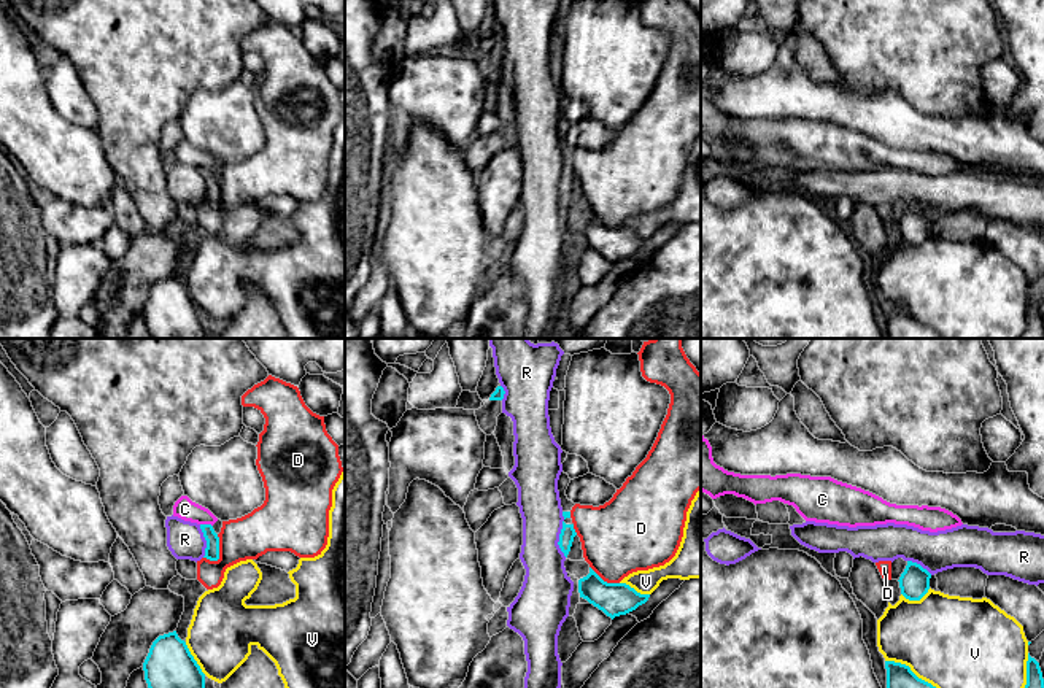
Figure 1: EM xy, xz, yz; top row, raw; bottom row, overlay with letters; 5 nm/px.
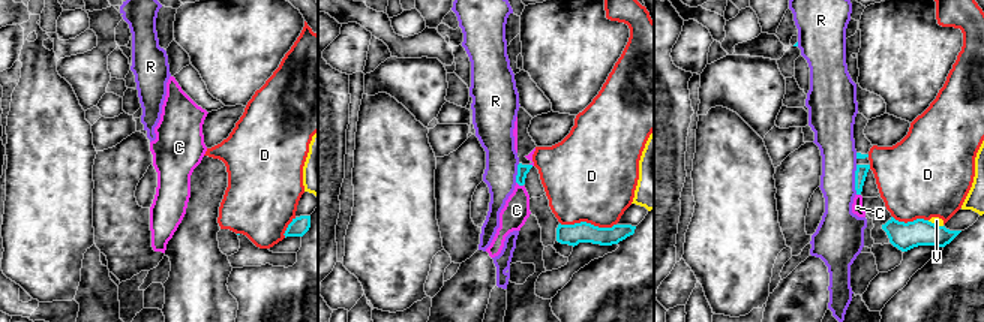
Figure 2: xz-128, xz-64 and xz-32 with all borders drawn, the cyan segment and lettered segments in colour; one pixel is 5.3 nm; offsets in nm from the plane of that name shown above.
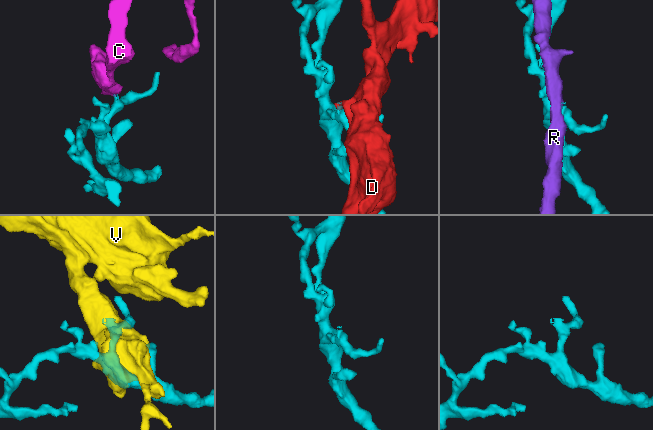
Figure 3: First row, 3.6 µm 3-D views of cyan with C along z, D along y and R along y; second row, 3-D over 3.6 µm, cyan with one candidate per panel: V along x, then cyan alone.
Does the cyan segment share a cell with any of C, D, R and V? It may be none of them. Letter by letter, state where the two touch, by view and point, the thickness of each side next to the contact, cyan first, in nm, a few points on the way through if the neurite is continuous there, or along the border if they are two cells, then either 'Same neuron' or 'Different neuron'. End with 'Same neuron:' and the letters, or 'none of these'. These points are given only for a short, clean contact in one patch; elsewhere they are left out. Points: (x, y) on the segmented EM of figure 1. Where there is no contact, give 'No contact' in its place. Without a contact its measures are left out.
C: Touches cyan at xy (207, 525). Thickness 80 nm (cyan) against 110 nm. Boundary: xy (201, 523), (212, 526). Different neuron
D: Touches cyan at xy (218, 550). Thickness 80 nm (cyan) against 220 nm. Different neuron
R: Touches cyan at xz (560, 534). Thickness 80 nm (cyan) against 220 nm. Different neuron
V: Touches cyan at xy (193, 658). Thickness 240 nm (cyan) against 340 nm. Different neuron
Same neuron: none of these

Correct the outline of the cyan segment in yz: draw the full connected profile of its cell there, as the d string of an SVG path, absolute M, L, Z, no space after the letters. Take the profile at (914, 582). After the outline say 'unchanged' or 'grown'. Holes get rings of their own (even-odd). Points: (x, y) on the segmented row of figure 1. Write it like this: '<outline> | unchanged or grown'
M907 561L899 577L901 594L909 601L920 601L930 589L931 574L920 564Z | unchanged

